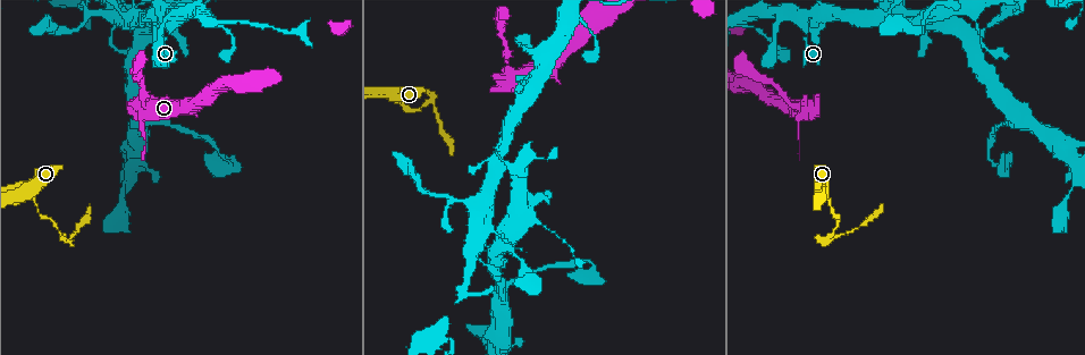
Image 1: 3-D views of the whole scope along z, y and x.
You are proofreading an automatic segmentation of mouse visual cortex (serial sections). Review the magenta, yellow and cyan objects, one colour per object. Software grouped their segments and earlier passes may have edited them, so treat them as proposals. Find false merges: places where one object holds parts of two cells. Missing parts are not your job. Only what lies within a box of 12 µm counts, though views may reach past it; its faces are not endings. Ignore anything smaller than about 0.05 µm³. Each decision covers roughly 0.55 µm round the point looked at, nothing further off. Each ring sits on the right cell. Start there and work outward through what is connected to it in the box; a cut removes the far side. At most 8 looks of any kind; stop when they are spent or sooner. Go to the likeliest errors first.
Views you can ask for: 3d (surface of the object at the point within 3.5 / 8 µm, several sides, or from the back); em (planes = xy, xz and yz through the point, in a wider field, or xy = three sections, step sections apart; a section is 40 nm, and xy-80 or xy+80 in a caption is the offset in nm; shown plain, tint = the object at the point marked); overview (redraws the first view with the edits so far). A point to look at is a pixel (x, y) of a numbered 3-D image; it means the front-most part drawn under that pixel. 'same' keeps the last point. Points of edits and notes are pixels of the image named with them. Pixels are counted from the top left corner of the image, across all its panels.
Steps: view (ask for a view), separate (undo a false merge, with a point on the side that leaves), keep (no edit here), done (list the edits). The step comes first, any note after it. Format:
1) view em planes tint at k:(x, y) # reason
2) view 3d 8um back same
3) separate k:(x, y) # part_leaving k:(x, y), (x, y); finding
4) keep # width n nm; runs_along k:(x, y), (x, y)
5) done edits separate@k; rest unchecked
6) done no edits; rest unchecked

view 3d 3.5um at 1:(533, 80) # thin arm on a thick one

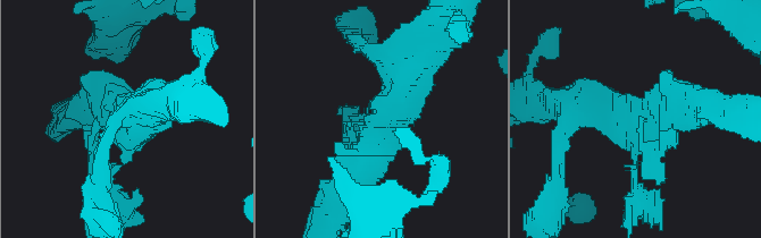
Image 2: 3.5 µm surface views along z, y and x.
view em xy step 5 tint at 2:(382, 118)

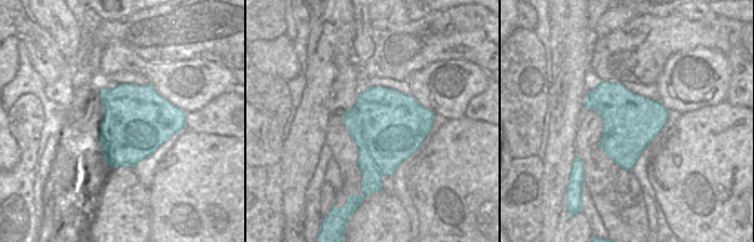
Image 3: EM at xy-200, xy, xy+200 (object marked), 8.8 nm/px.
keep # arms 3; arm_widths 150, 500, 500 nm; runs_along 2:(645, 198), (637, 133), (663, 104), (695, 109); one cell here

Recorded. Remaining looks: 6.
view 3d 8um back at 1:(745, 20)

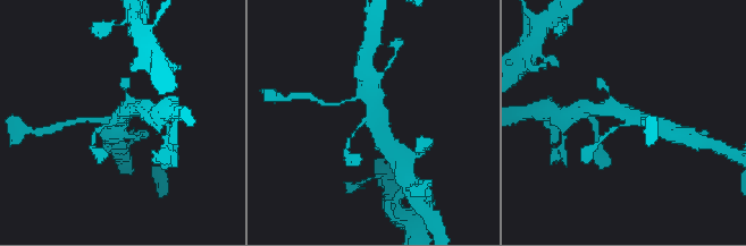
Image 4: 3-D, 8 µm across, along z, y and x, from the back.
view 3d 3.5um at 4:(629, 119) # closer look

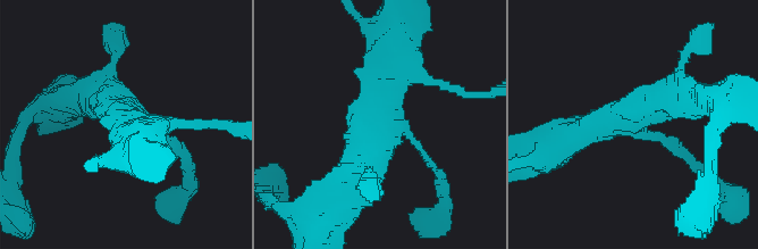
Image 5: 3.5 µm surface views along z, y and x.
view em xy step 5 tint at 5:(391, 124) # arms 3; arm_widths 150, 250, 500 nm

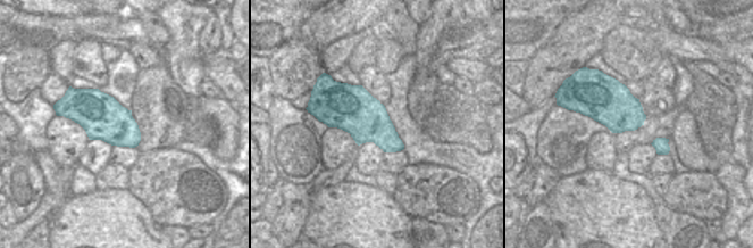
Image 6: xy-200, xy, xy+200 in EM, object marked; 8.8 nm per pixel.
keep # runs_along 5:(101, 98), (111, 98), (184, 154); all the same cell

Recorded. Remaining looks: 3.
view 3d 3.5um at 1:(530, 204) # small branch off a trunk

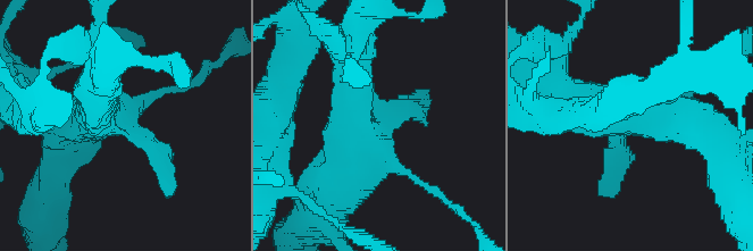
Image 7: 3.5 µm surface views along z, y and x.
view em xy step 3 tint at 7:(374, 129) # arms 4; arm_widths 150, 150, 500, 500 nm; now the EM

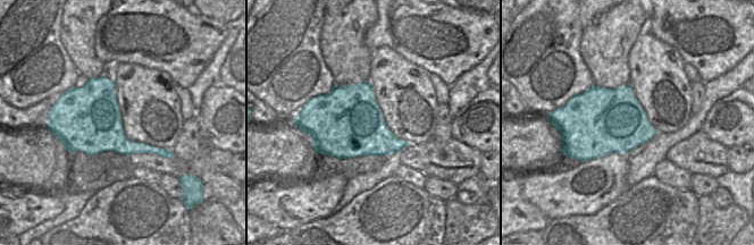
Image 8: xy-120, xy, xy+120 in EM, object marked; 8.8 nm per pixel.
keep # all the same cell

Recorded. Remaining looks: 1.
done no edits; rest unchecked

